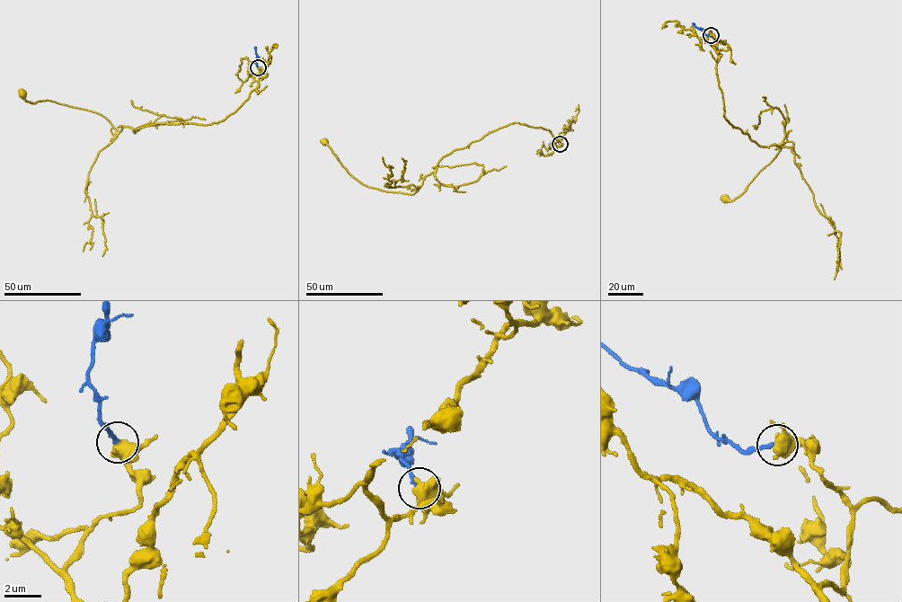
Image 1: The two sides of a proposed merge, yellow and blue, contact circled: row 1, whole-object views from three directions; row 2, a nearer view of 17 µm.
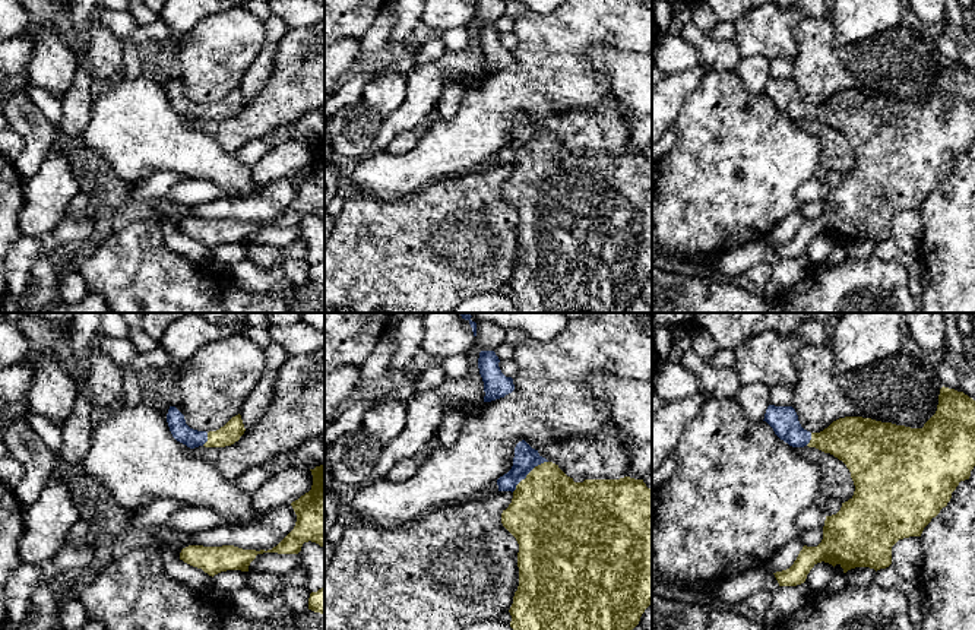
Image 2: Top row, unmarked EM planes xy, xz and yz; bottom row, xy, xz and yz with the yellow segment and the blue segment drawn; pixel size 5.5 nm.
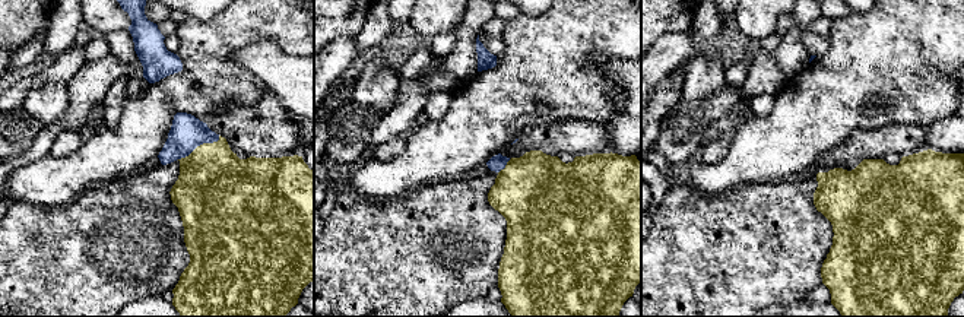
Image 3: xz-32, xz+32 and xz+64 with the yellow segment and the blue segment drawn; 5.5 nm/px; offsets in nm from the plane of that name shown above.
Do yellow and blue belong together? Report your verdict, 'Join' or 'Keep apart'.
Join

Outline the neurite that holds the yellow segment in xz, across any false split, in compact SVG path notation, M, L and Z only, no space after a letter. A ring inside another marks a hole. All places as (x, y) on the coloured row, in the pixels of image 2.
M525 440L515 447L512 469L497 479L513 498L501 513L503 526L519 544L519 586L509 610L513 630L633 630L652 604L652 490L643 479L574 482Z

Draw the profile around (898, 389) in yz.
M829 342L804 346L794 361L798 380L792 408L810 433L845 417L922 428L937 411L943 384L933 365L918 363L906 349L845 374L833 371Z

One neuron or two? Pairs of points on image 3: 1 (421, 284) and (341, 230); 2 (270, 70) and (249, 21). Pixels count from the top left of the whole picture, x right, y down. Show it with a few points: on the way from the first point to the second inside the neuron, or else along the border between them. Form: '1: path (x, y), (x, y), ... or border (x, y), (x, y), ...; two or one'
1: path (400, 268), (383, 268), (361, 246); one
2: border (291, 54), (272, 43), (257, 41), (231, 59); two

